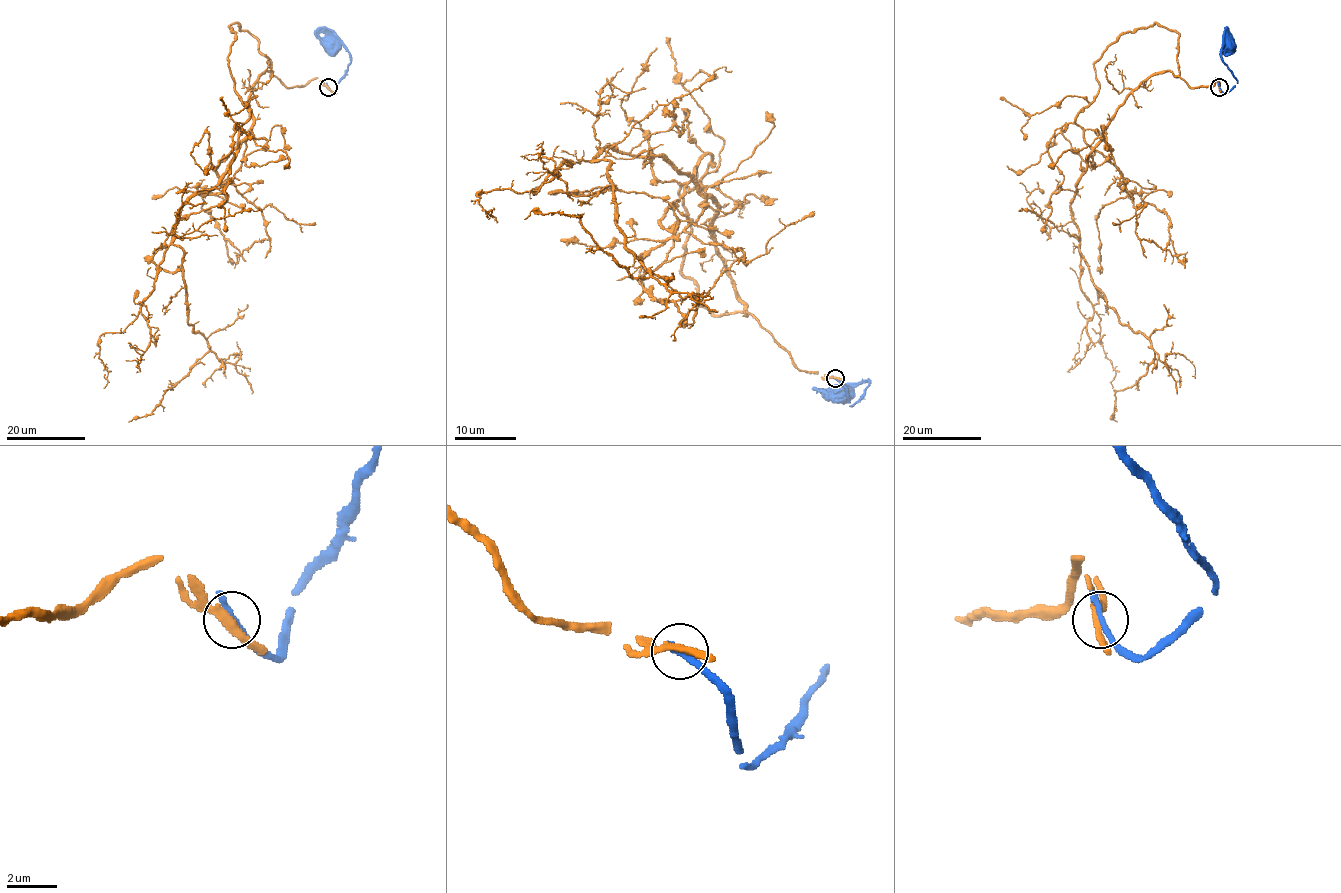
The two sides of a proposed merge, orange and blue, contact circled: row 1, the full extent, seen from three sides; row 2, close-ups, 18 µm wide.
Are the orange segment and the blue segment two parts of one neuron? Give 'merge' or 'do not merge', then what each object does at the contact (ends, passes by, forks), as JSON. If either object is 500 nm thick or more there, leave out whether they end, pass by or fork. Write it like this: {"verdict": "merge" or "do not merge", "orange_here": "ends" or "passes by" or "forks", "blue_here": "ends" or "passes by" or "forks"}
{"verdict": "do not merge", "orange_here": "passes by", "blue_here": "passes by"}

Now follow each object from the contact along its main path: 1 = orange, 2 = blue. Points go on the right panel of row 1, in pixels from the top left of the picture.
1: (1219, 87), (1147, 77), (1070, 204), (1093, 283), (1153, 350), (1115, 394), (1117, 421)
2: (1219, 87), (1226, 92), (1237, 83), (1232, 71), (1222, 61), (1222, 48), (1231, 43), (1233, 46)

